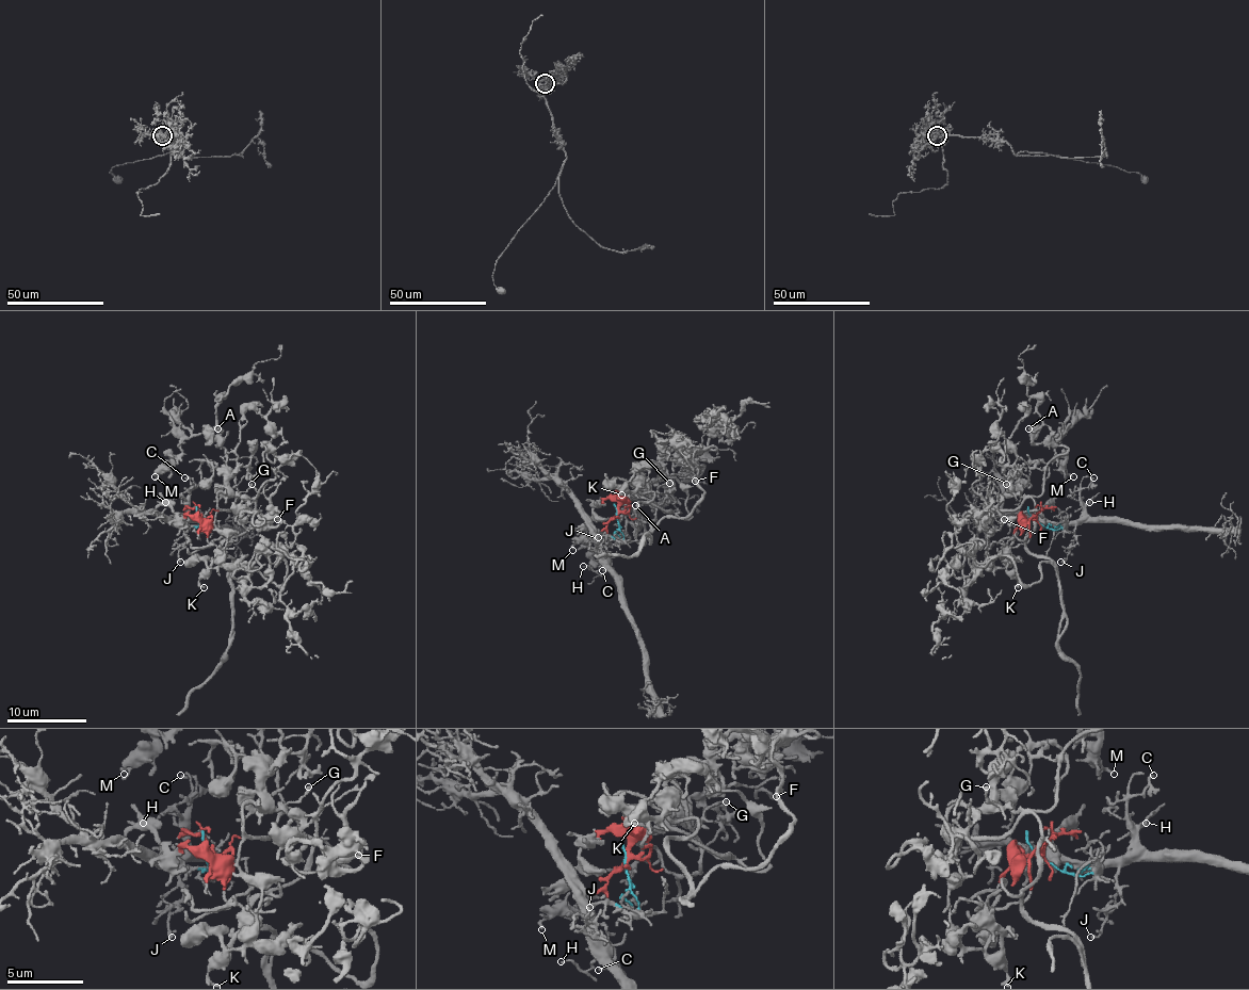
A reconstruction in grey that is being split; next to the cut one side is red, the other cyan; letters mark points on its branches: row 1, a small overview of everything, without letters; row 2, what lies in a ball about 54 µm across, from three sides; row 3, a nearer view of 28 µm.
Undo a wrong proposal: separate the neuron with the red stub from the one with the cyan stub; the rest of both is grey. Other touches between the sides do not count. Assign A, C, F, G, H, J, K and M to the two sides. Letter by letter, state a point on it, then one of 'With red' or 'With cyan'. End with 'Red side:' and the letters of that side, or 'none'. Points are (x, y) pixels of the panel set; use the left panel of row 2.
A: Place: (217, 428). With red
C: Place: (184, 477). With cyan
F: Place: (277, 519). With red
G: Place: (252, 484). With red
H: Place: (165, 502). With cyan
J: Place: (180, 562). With cyan
K: Place: (204, 587). With red
M: Place: (155, 476). With red
Red side: A, F, G, K, M

